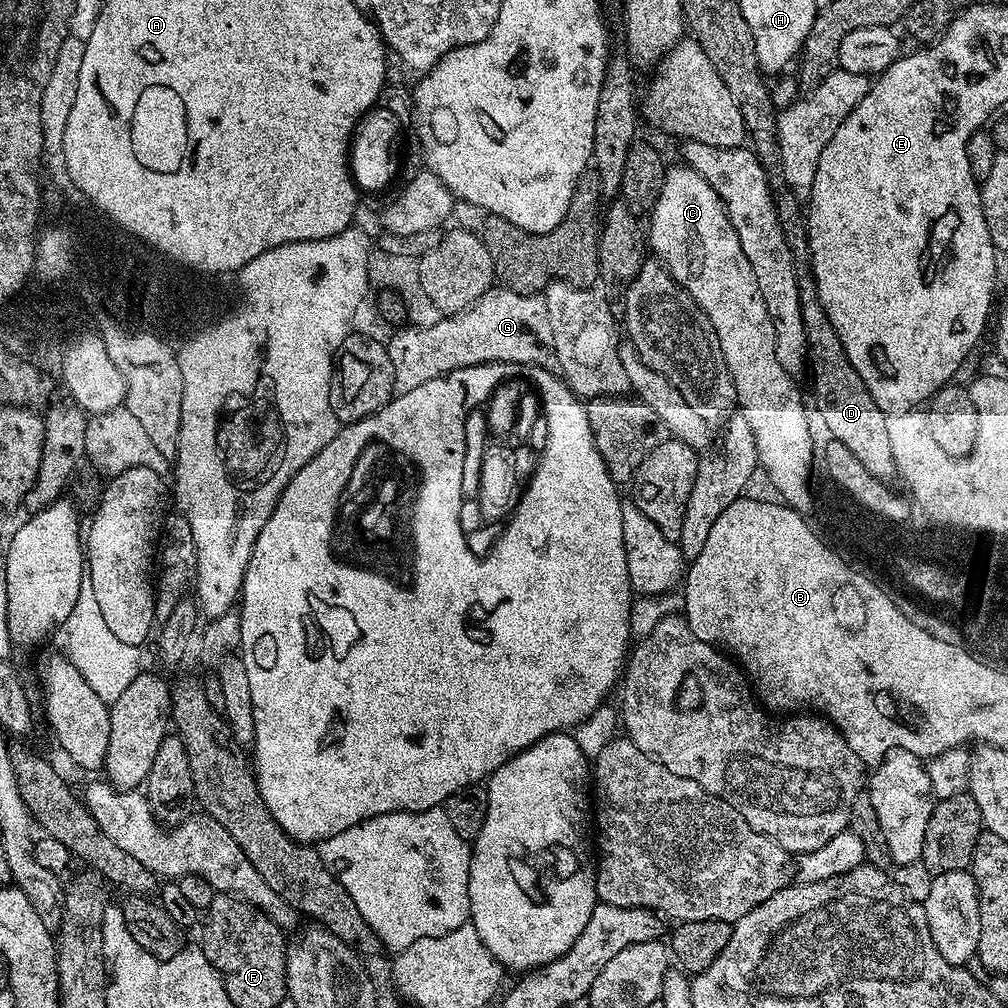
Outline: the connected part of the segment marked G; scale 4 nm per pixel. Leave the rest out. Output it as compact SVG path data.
M493 286L485 290L482 298L478 298L464 312L455 313L451 318L436 318L433 324L424 324L421 328L408 328L409 326L401 327L396 330L392 336L392 341L387 341L388 357L390 358L390 366L394 366L394 386L393 393L409 392L418 386L422 386L422 382L430 382L439 376L447 376L456 368L465 368L466 366L478 366L479 364L537 364L541 370L547 369L553 363L554 353L552 351L552 331L550 330L550 314L546 310L546 302L543 295L533 294L524 296L520 292L515 292L512 288L503 286Z

